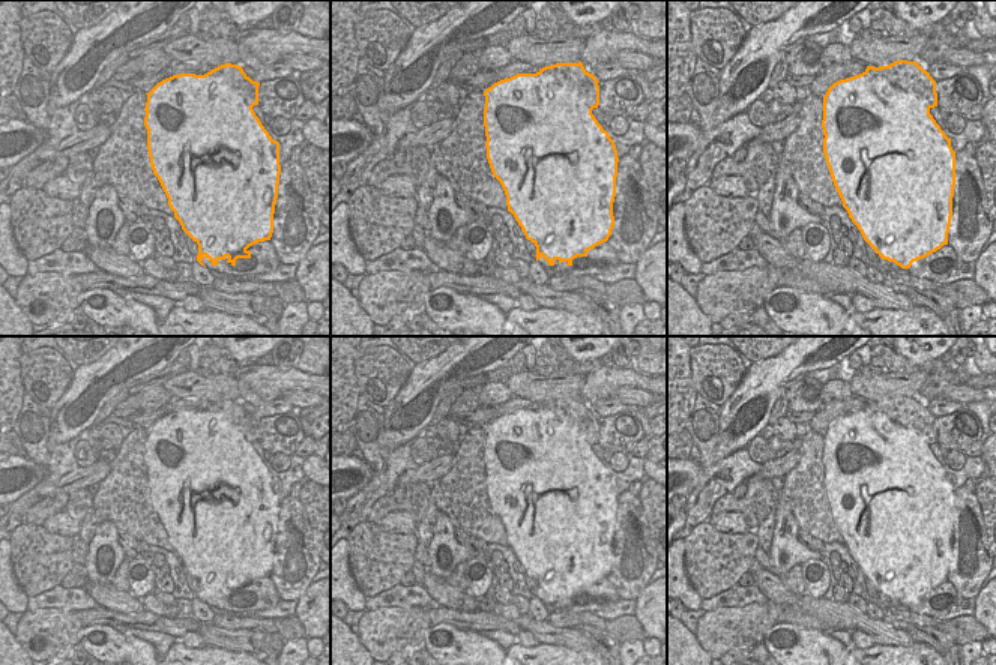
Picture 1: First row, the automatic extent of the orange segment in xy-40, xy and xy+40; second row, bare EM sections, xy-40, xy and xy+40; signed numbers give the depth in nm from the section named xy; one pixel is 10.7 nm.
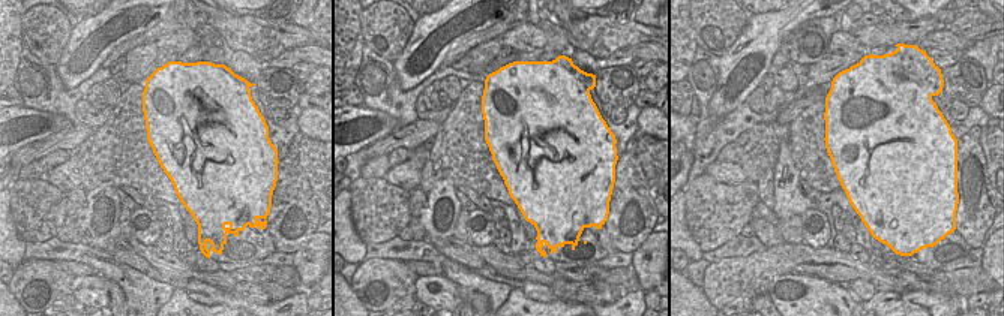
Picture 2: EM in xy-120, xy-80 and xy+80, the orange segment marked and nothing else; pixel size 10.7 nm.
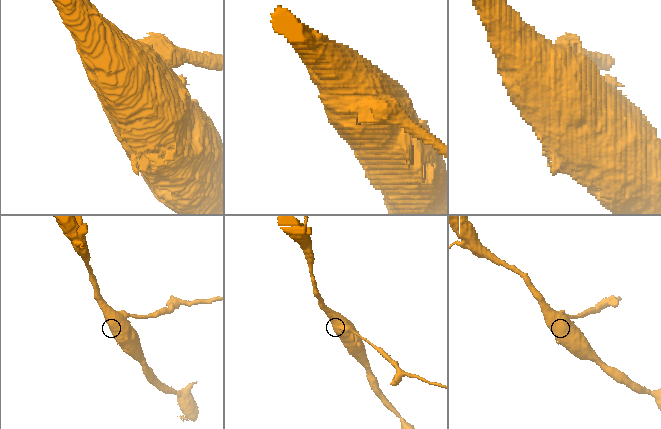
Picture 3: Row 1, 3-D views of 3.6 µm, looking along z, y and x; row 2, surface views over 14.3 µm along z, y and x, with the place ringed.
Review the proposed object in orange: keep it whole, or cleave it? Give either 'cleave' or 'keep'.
cleave

